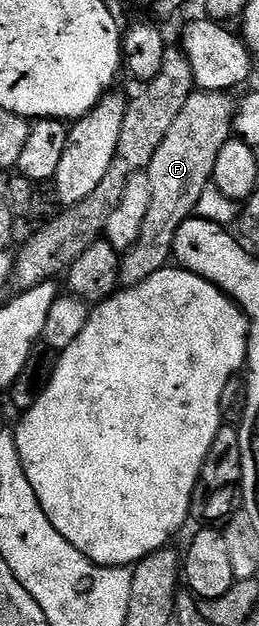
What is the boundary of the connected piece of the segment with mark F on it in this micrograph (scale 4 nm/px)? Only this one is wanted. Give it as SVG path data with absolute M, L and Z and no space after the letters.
M194 91L187 103L183 103L183 111L175 115L175 123L171 123L171 131L167 131L163 143L159 143L159 151L155 151L147 170L151 183L151 207L147 207L139 239L120 254L119 281L122 286L143 283L143 279L170 264L175 231L179 231L186 219L194 216L200 196L213 180L215 159L234 132L235 101L229 97L232 96L225 91Z

